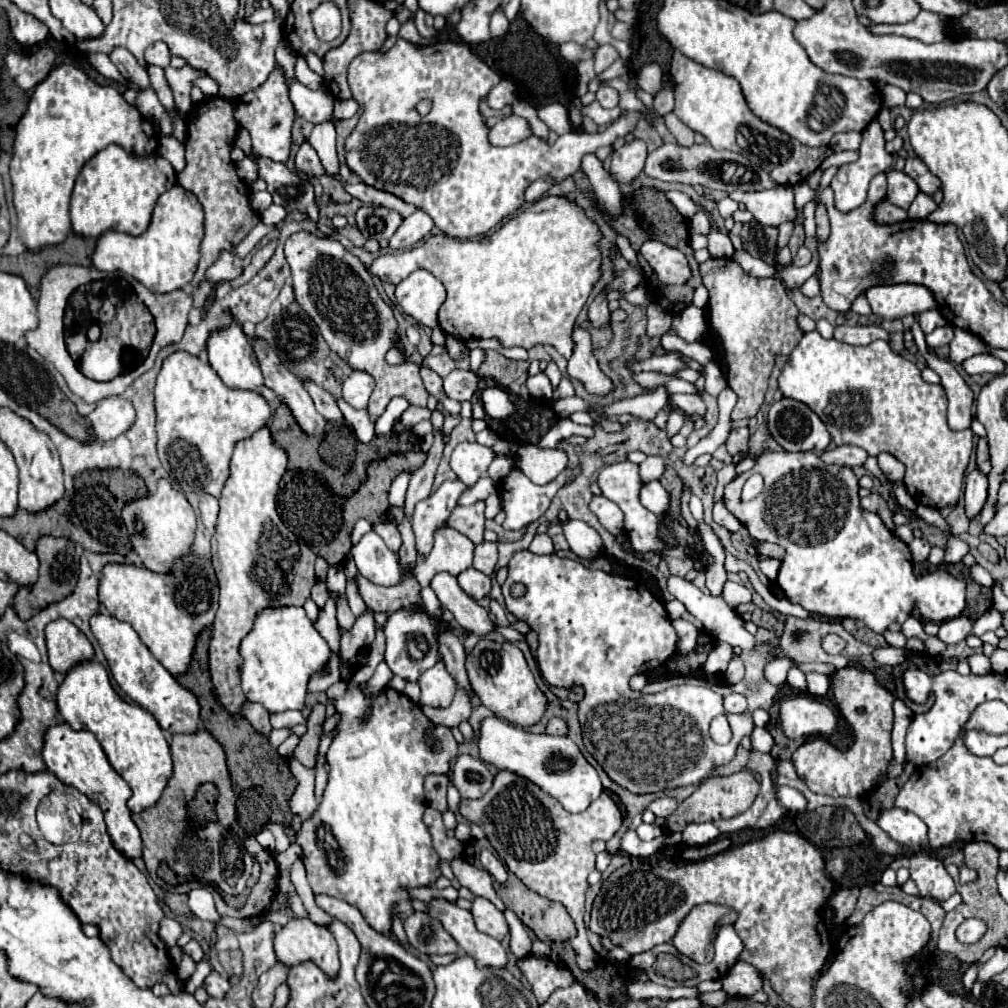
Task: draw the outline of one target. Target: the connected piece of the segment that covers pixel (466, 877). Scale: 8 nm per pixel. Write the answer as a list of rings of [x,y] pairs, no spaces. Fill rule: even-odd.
[[[454,859],[454,861],[450,861],[450,867],[452,867],[452,871],[454,871],[454,875],[456,875],[456,879],[460,881],[460,885],[464,885],[464,887],[468,887],[474,895],[482,895],[482,897],[486,897],[486,899],[490,899],[500,911],[504,911],[506,909],[506,905],[502,903],[502,899],[498,897],[498,893],[494,891],[494,885],[492,885],[492,877],[490,877],[490,873],[488,871],[484,871],[484,869],[478,869],[478,867],[474,867],[474,865],[470,865],[470,863],[466,863],[464,859]]]

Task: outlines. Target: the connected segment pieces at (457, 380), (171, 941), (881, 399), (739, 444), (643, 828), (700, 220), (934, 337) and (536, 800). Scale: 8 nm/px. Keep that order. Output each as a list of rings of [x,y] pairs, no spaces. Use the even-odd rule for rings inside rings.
[[[452,371],[444,379],[444,393],[456,401],[468,401],[478,387],[478,375],[472,371]]]
[[[166,917],[166,919],[160,923],[160,937],[162,937],[162,941],[164,941],[168,947],[174,947],[182,933],[184,933],[184,931],[182,931],[182,925],[180,925],[176,919],[168,919],[168,917]]]
[[[818,331],[804,333],[804,337],[802,337],[800,343],[796,345],[796,349],[790,353],[790,359],[788,359],[788,363],[784,365],[778,383],[780,383],[780,389],[782,389],[784,397],[790,397],[790,399],[796,399],[796,401],[806,403],[806,405],[826,423],[826,427],[828,427],[828,431],[830,431],[830,435],[832,435],[832,441],[834,441],[836,445],[856,445],[856,447],[866,449],[868,455],[876,455],[876,453],[886,451],[886,453],[892,453],[898,461],[902,461],[904,467],[906,467],[906,473],[904,473],[902,483],[904,483],[904,487],[908,489],[908,493],[916,499],[916,503],[920,503],[920,505],[930,505],[930,507],[940,509],[940,507],[944,507],[944,505],[950,505],[950,503],[956,503],[956,501],[958,501],[958,495],[960,495],[960,489],[962,489],[962,483],[964,483],[964,471],[966,471],[966,467],[968,467],[970,453],[972,453],[972,437],[974,437],[974,433],[972,433],[972,429],[952,431],[952,429],[948,427],[948,423],[946,423],[946,393],[944,393],[942,385],[930,385],[930,383],[926,383],[926,381],[920,377],[920,369],[918,369],[912,361],[908,361],[908,359],[904,359],[902,355],[894,353],[886,341],[878,339],[878,341],[872,341],[870,345],[864,345],[864,347],[852,347],[852,345],[842,343],[842,341],[836,341],[836,339],[824,339]]]
[[[748,427],[732,429],[730,435],[728,435],[728,439],[726,439],[726,449],[728,449],[728,453],[730,453],[730,455],[734,455],[734,453],[738,453],[738,451],[746,453],[746,451],[748,451],[748,437],[750,437]]]
[[[642,823],[638,829],[636,829],[636,833],[638,833],[638,837],[642,839],[642,841],[652,841],[654,837],[660,837],[662,835],[662,827],[658,827],[658,825],[648,825],[648,823]]]
[[[696,213],[688,221],[688,227],[690,227],[690,233],[702,233],[702,235],[706,235],[708,229],[710,229],[710,223],[708,223],[708,217],[704,213]]]
[[[938,327],[934,329],[930,335],[926,335],[926,343],[930,349],[936,349],[936,347],[942,347],[942,345],[948,345],[954,337],[954,329],[952,327]]]
[[[498,771],[492,789],[480,799],[462,799],[460,815],[470,823],[480,825],[500,859],[508,869],[538,895],[562,903],[576,923],[576,937],[570,939],[578,955],[580,969],[592,969],[596,953],[588,943],[584,927],[584,893],[588,875],[596,865],[592,843],[596,839],[612,839],[622,825],[622,811],[608,791],[604,791],[586,811],[570,813],[554,797],[542,793],[538,785],[518,777],[516,773]]]

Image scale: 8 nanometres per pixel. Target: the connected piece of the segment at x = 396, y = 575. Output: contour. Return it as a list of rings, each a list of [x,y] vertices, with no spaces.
[[[370,531],[356,545],[350,547],[348,559],[356,563],[360,575],[376,585],[398,585],[400,583],[400,565],[396,555],[388,549],[384,539]]]

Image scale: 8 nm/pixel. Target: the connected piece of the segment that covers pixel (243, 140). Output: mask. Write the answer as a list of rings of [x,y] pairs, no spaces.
[[[238,129],[238,135],[236,135],[236,141],[234,141],[234,145],[236,147],[240,147],[246,155],[250,153],[250,149],[252,149],[252,145],[250,145],[250,133],[246,131],[246,129]]]

